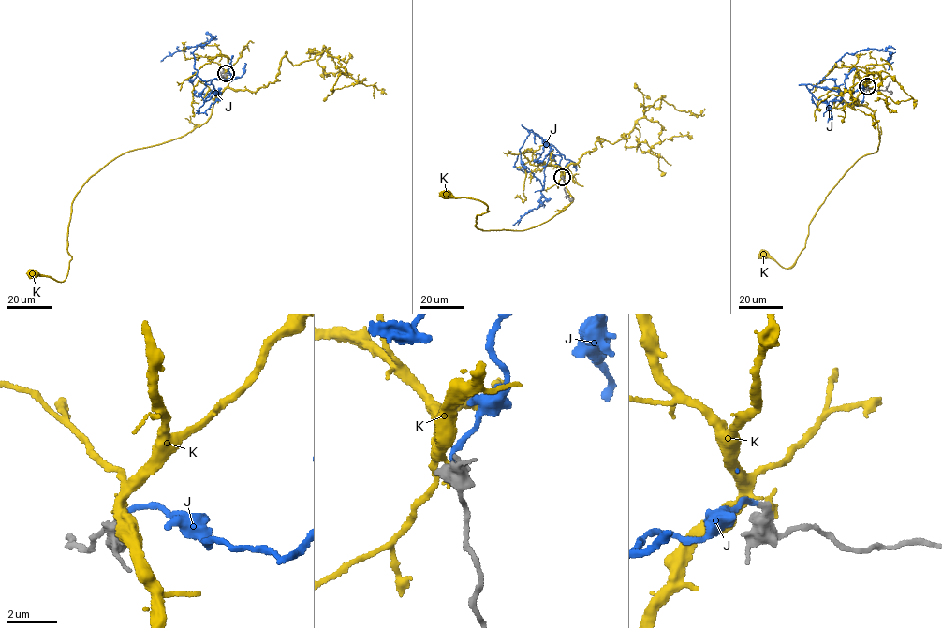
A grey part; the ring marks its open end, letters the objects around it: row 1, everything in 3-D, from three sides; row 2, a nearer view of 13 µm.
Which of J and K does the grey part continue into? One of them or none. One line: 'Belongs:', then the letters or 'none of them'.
Belongs: J

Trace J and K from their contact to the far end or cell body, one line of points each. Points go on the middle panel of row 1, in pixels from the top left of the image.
J: (562, 177), (569, 160), (528, 130), (514, 166), (538, 178), (545, 199), (541, 206), (530, 210), (513, 225)
K: (562, 178), (566, 168), (570, 203), (524, 230), (478, 229), (476, 215), (489, 211), (485, 203), (447, 196)

